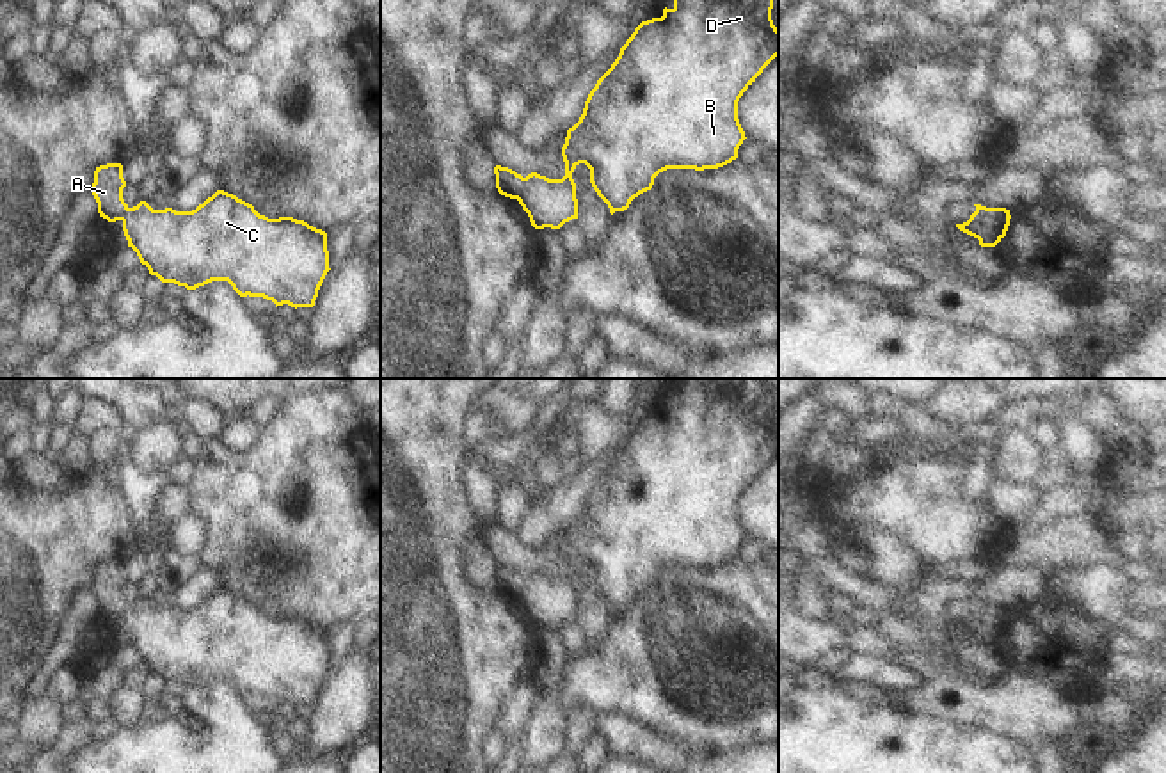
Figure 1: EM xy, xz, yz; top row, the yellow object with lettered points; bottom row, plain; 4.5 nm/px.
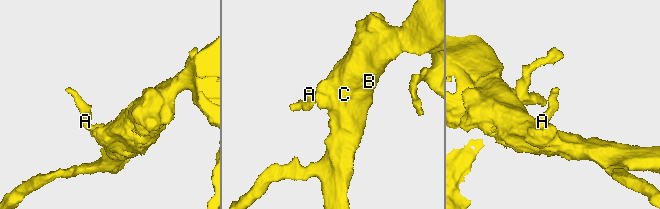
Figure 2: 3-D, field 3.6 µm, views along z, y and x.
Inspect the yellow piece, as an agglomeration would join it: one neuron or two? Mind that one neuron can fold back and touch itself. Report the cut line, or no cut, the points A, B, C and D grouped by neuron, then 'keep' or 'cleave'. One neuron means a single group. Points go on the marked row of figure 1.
cut in xz along (525, 178), (525, 187), (518, 199); A / B C D; cleave

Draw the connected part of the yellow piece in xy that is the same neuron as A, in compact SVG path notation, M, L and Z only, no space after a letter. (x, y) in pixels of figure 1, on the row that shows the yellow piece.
M121 163L96 167L91 192L98 203L100 217L107 219L108 222L123 219L124 211L128 210L128 204L123 199L124 187L126 181L123 178Z

